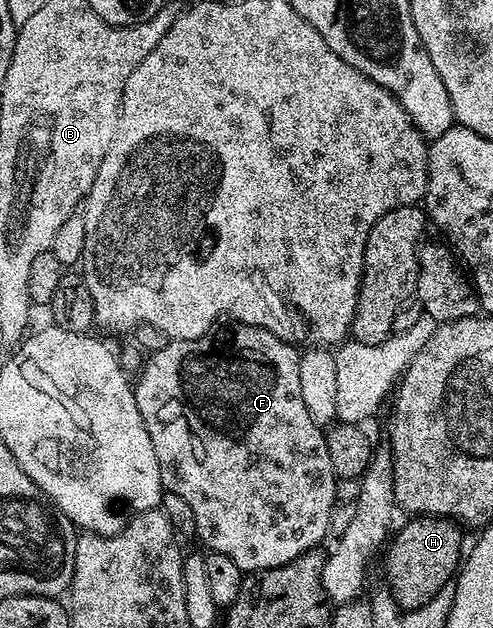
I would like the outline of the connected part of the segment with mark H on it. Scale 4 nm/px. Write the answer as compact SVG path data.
M417 514L402 526L401 529L392 533L385 552L385 580L387 588L393 593L395 602L403 610L419 608L428 602L433 596L443 592L444 584L454 579L459 565L463 560L463 548L461 552L462 525L448 516L430 516Z

